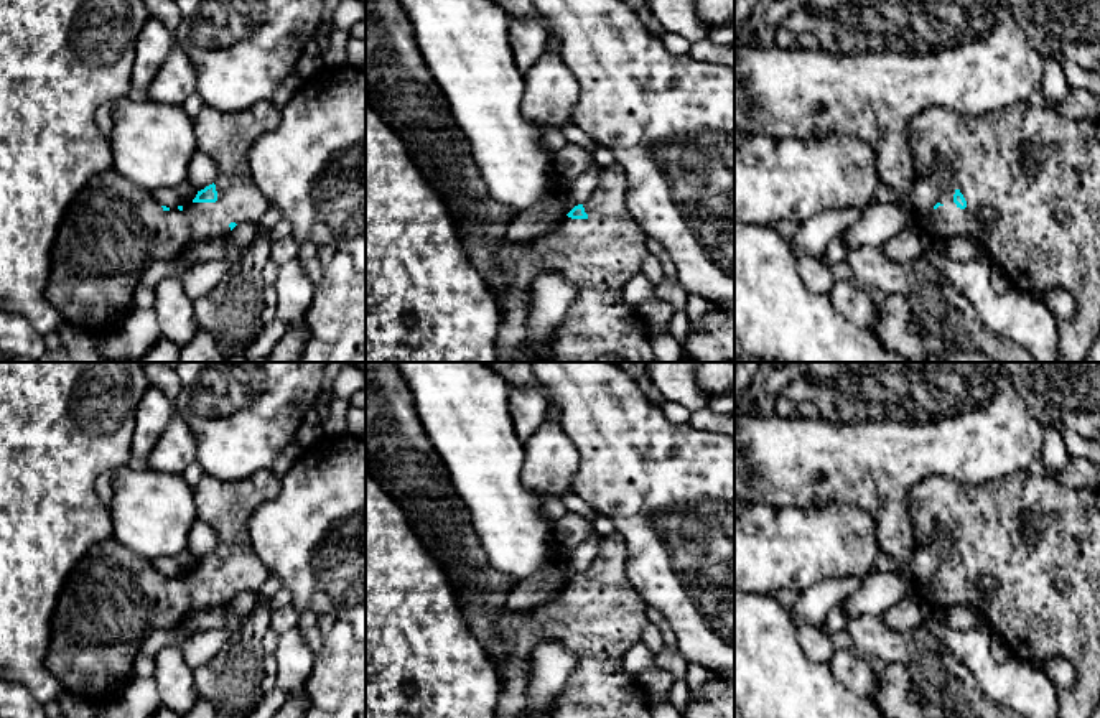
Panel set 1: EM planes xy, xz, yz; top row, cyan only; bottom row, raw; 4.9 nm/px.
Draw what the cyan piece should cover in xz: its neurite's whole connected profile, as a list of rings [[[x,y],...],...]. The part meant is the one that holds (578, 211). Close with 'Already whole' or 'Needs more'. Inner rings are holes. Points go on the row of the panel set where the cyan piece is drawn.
[[[366,0],[366,99],[405,143],[413,163],[446,204],[469,262],[502,298],[497,362],[514,362],[512,356],[525,351],[529,293],[534,277],[543,272],[562,273],[576,287],[565,333],[552,344],[545,362],[594,362],[604,354],[616,354],[624,362],[655,362],[647,321],[622,301],[624,285],[641,275],[647,259],[647,235],[627,211],[627,181],[619,163],[606,166],[590,199],[575,206],[548,234],[506,242],[504,227],[515,214],[489,196],[469,140],[453,119],[399,0]]]. Needs more

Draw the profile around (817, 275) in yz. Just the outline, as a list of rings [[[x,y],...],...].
[[[799,250],[797,267],[800,277],[812,291],[828,293],[837,282],[825,260],[815,259]]]

